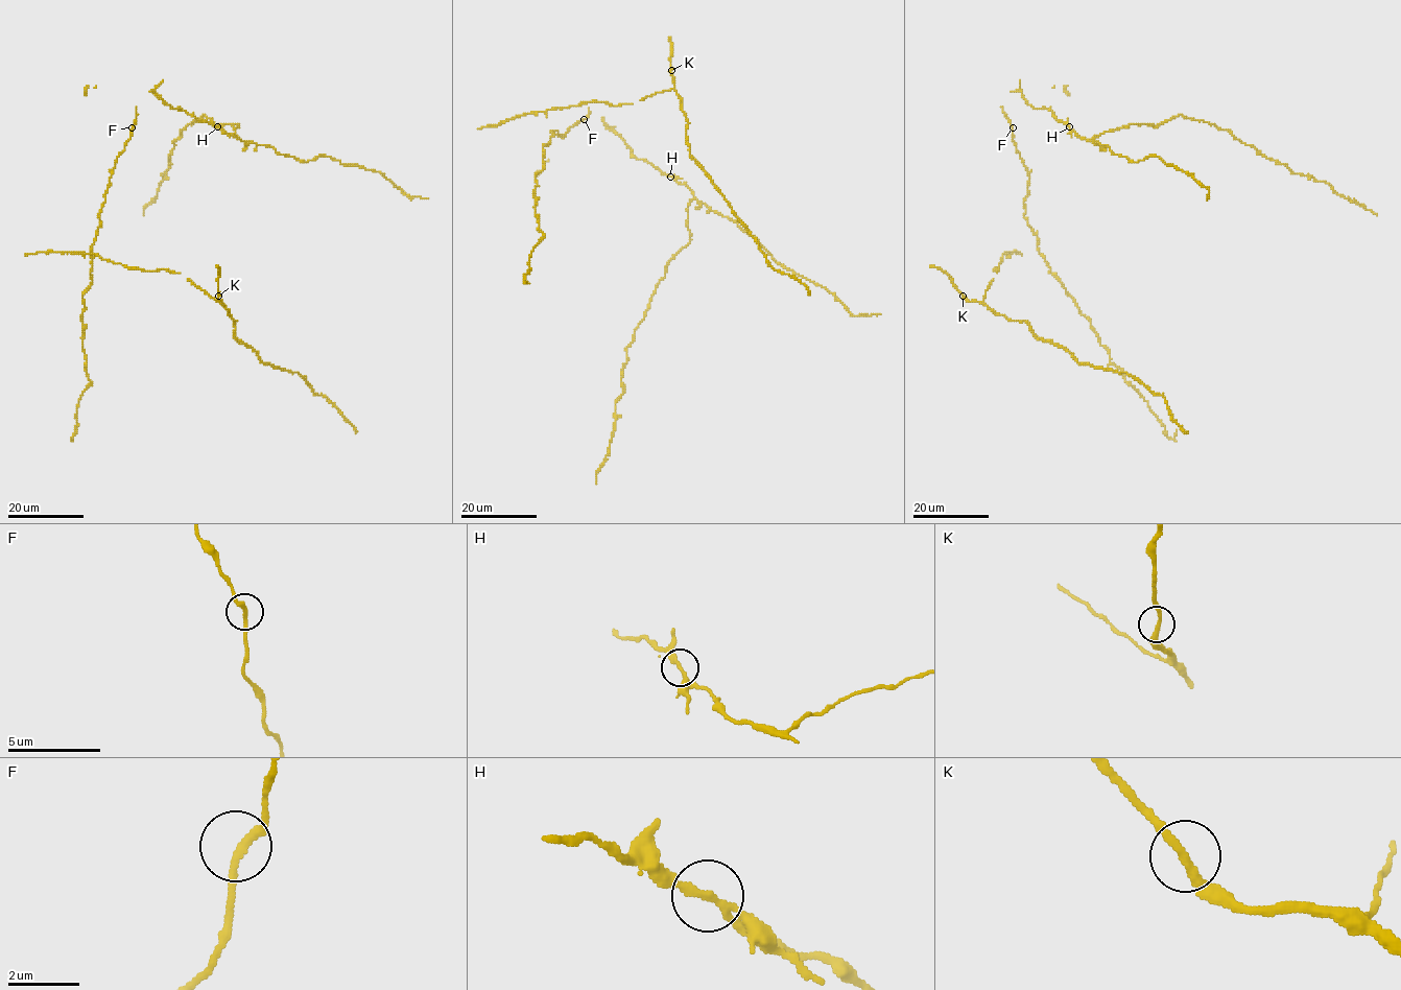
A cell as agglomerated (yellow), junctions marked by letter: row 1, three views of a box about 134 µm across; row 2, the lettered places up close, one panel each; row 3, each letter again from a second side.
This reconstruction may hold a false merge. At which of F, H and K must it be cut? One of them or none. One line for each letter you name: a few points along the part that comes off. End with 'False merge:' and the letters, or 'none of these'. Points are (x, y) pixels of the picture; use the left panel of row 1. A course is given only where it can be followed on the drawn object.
H: foreign part runs (217, 127), (230, 137)
False merge: H

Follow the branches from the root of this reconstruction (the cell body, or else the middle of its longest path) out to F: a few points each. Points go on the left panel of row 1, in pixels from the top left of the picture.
F: (116, 159), (131, 136), (132, 127)

